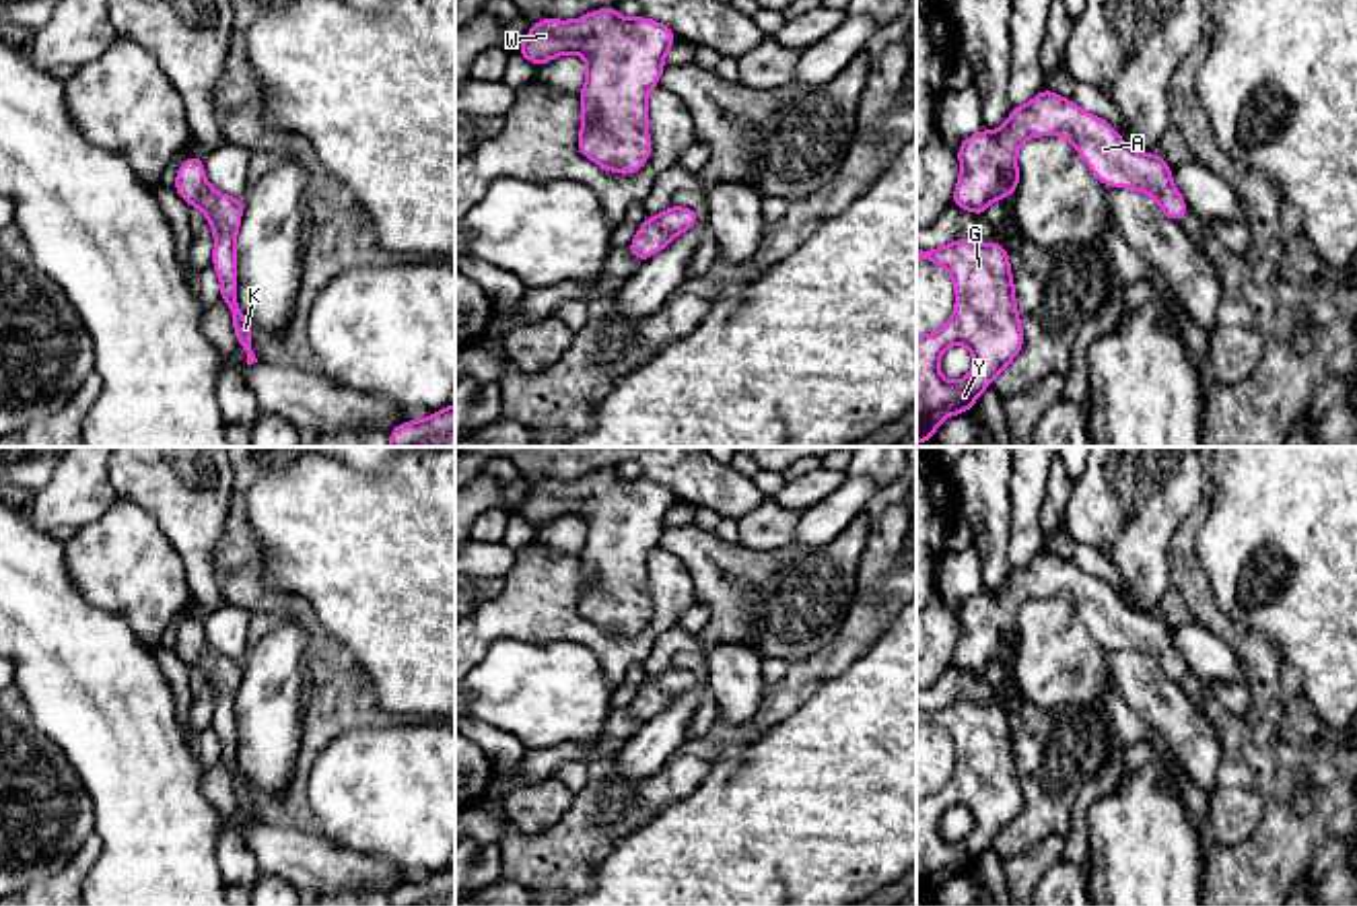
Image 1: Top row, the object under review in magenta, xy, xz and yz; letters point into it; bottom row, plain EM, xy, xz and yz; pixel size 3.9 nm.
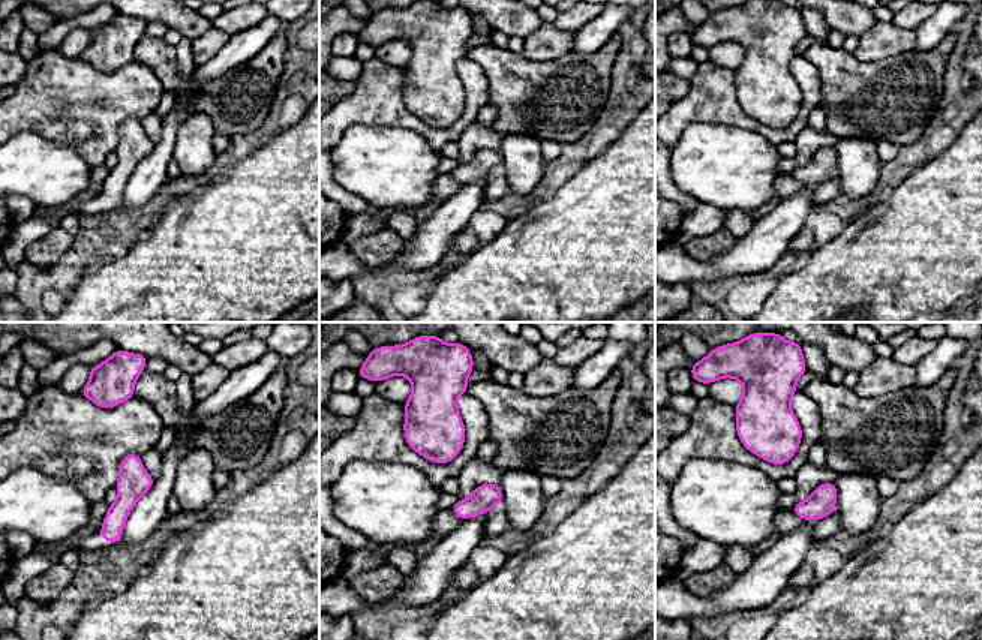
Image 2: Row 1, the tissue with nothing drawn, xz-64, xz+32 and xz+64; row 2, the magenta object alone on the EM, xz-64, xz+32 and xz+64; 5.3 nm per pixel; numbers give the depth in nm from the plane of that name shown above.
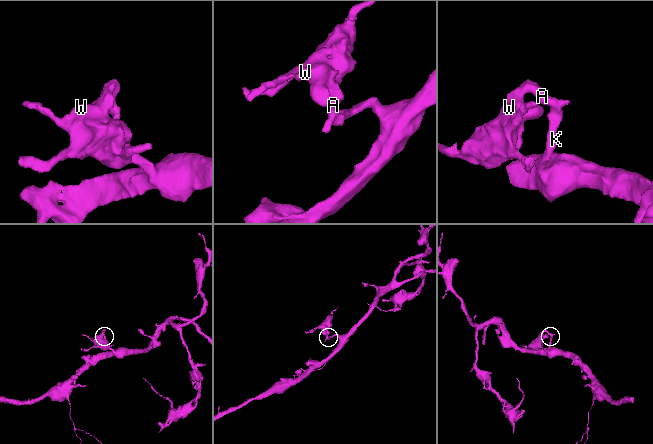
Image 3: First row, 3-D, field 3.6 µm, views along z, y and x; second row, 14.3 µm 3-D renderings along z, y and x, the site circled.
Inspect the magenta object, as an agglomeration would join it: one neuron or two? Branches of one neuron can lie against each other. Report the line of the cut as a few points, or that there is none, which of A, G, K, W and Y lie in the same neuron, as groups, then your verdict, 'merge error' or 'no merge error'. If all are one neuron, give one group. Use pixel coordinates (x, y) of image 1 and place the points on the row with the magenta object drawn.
no cut | A G K W Y | no merge error

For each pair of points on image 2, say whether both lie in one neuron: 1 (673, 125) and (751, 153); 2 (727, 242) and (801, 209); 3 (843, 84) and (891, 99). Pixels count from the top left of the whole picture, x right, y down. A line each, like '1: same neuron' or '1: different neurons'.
1: different neurons
2: different neurons
3: same neuron

